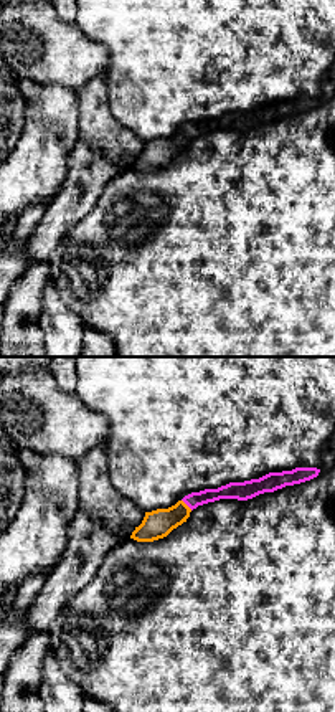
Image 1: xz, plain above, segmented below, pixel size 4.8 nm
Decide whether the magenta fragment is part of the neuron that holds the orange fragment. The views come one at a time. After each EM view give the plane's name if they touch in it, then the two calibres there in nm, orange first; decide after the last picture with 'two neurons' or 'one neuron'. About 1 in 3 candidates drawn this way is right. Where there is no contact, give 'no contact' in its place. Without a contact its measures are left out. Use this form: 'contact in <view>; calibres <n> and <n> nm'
contact in xz; calibres 140 and 80 nm

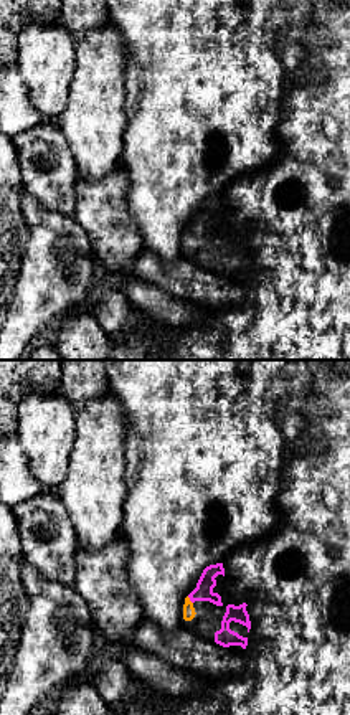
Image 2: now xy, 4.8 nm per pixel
contact in xy; calibres 60 and 90 nm

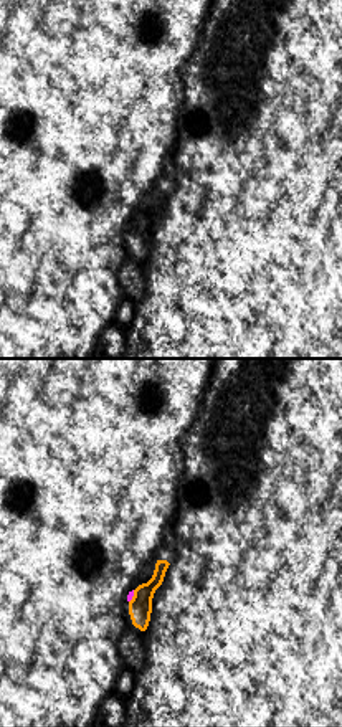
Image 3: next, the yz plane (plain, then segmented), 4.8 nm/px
contact in yz; calibres 110 and 30 nm

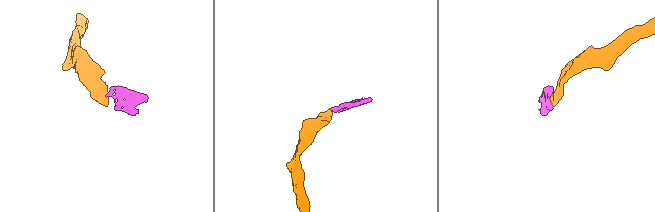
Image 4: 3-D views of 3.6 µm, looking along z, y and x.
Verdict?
one neuron

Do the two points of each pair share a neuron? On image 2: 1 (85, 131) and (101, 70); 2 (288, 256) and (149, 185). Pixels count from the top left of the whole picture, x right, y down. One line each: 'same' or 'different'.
1: same
2: different

